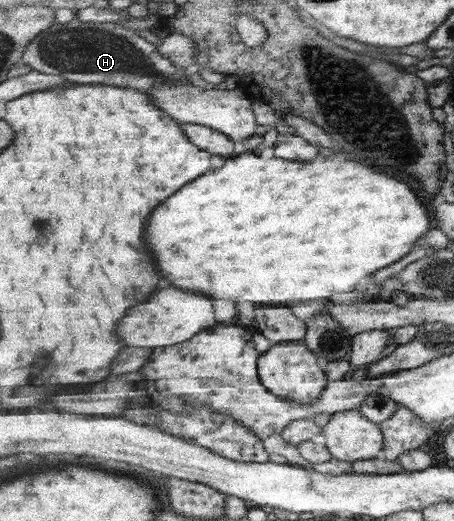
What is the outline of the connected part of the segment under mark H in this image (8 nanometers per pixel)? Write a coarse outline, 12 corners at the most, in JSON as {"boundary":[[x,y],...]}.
{"boundary":[[119,21],[56,22],[23,63],[144,92],[186,69]]}

